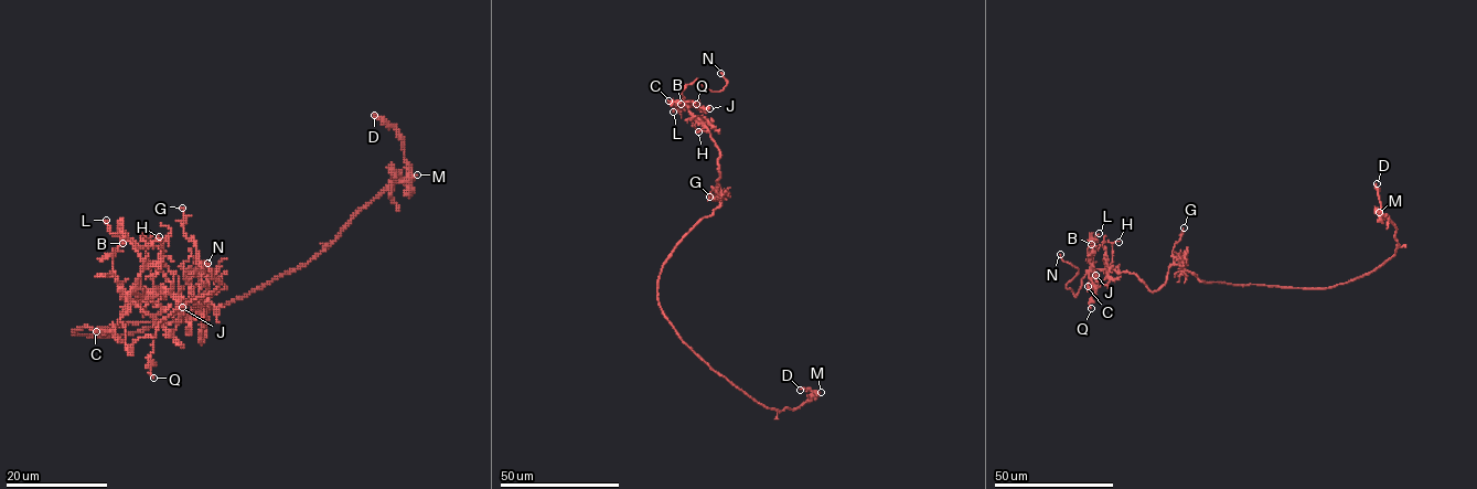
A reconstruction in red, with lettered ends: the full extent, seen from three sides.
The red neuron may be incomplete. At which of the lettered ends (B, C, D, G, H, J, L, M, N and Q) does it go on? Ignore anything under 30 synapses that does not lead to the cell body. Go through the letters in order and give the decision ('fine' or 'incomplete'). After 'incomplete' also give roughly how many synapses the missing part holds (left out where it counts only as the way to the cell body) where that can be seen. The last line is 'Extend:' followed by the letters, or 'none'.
B: fine
C: fine
D: fine
G: fine
H: fine
J: fine
L: fine
M: fine
N: incomplete
Q: fine
Extend: N

